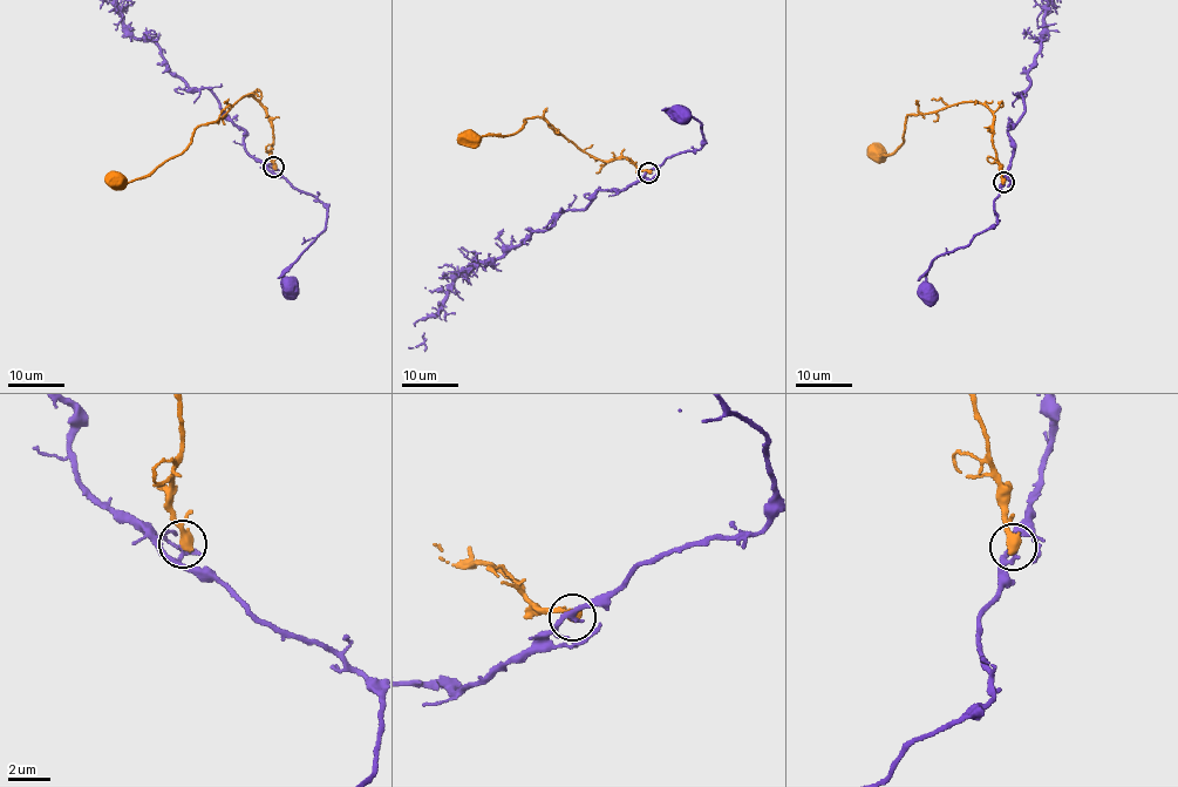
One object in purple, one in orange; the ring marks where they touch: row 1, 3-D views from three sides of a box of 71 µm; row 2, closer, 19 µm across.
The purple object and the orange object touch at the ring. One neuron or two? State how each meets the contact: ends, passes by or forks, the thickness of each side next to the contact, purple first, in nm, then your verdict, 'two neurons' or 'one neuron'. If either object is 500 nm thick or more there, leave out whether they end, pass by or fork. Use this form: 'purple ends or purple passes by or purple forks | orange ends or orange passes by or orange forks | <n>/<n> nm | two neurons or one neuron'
purple ends | orange ends | 140/480 nm | two neurons

